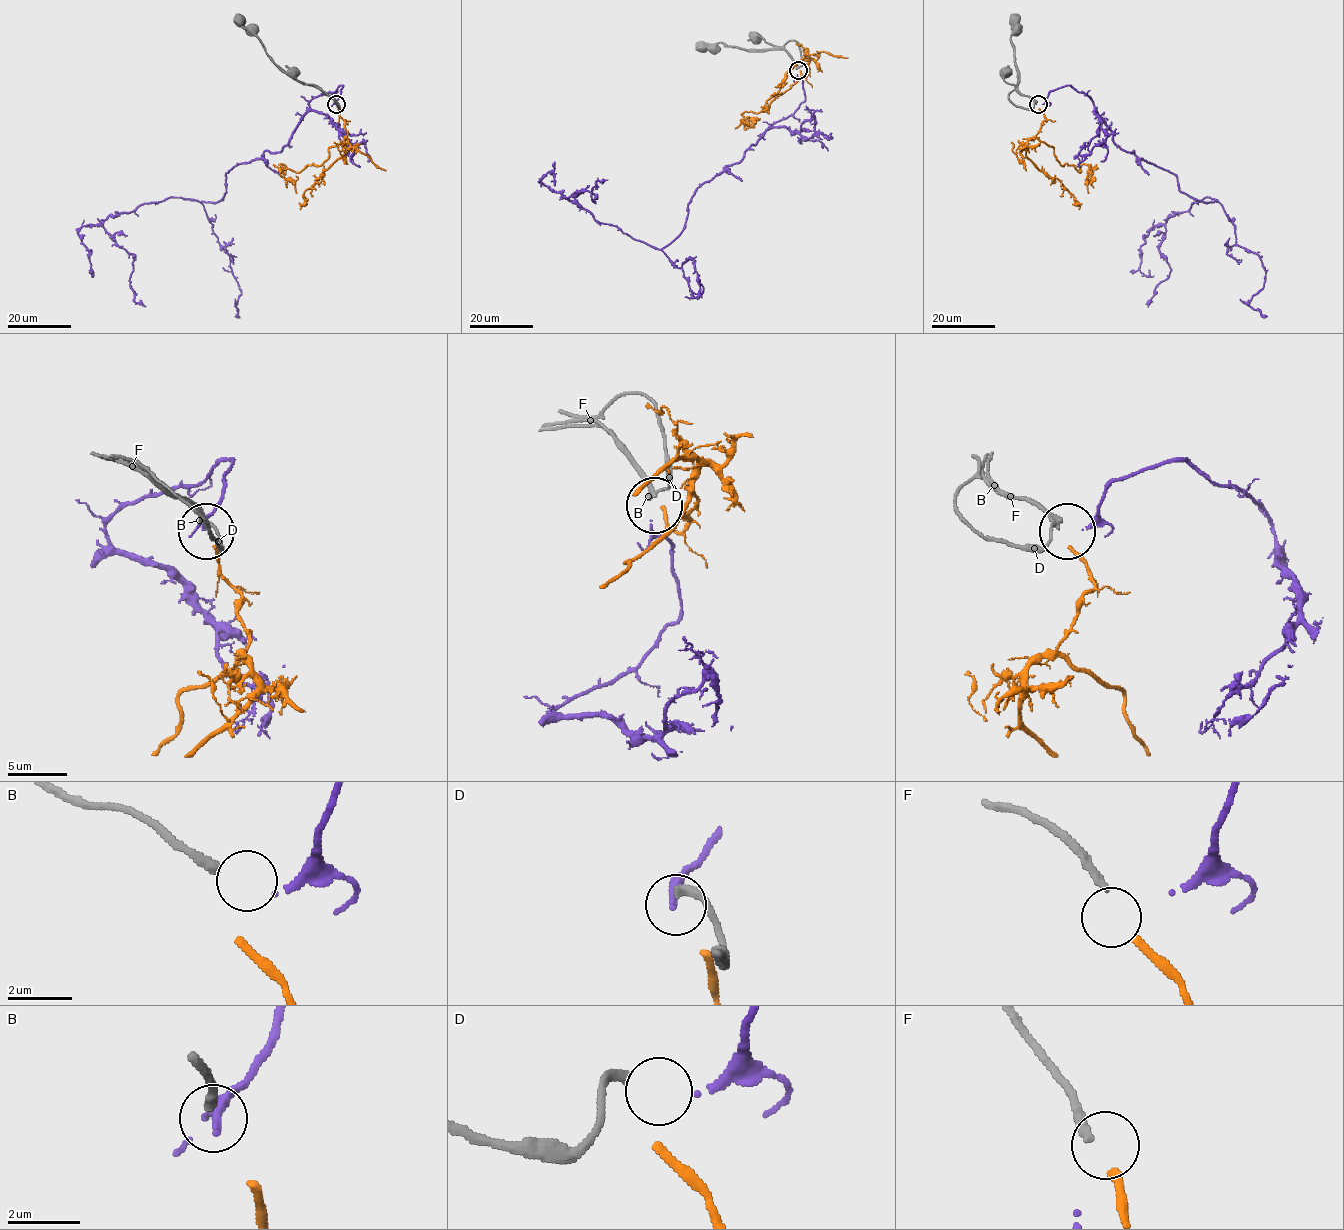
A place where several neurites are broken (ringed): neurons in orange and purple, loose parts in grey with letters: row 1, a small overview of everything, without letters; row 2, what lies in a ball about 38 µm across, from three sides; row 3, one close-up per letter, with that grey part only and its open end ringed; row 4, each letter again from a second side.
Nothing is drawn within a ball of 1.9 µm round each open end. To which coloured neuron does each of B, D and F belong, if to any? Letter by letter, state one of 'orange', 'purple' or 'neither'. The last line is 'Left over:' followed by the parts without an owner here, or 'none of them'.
B: neither
D: purple
F: orange
Left over: B

